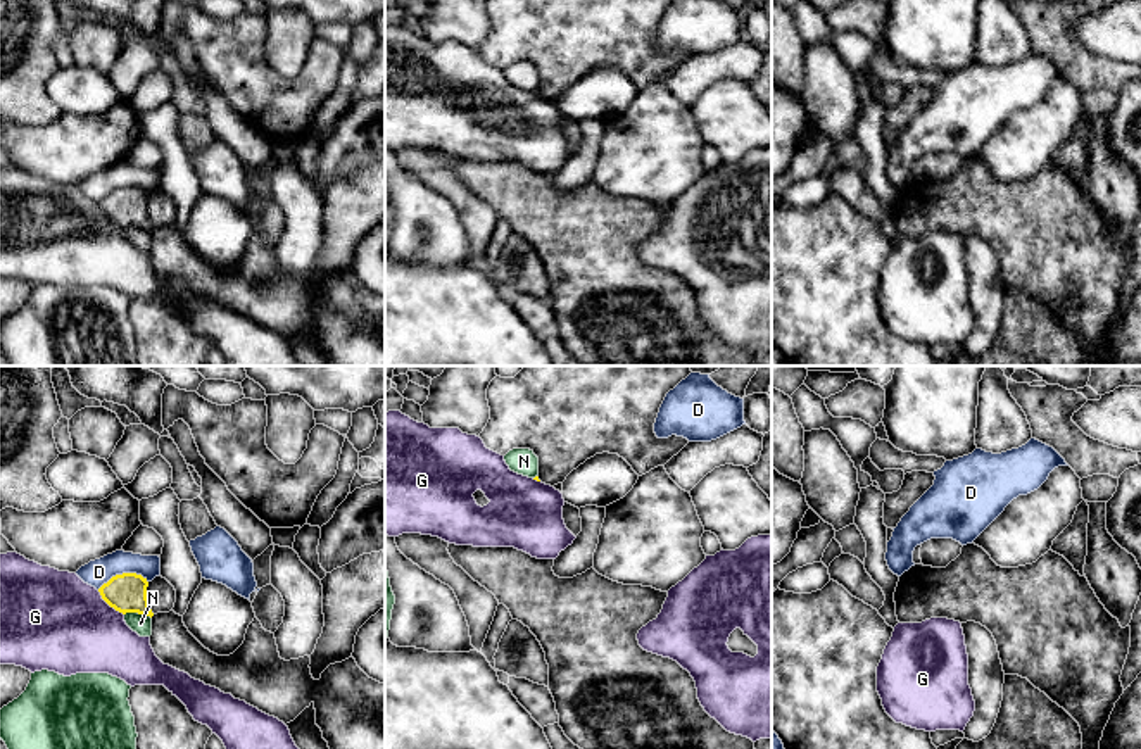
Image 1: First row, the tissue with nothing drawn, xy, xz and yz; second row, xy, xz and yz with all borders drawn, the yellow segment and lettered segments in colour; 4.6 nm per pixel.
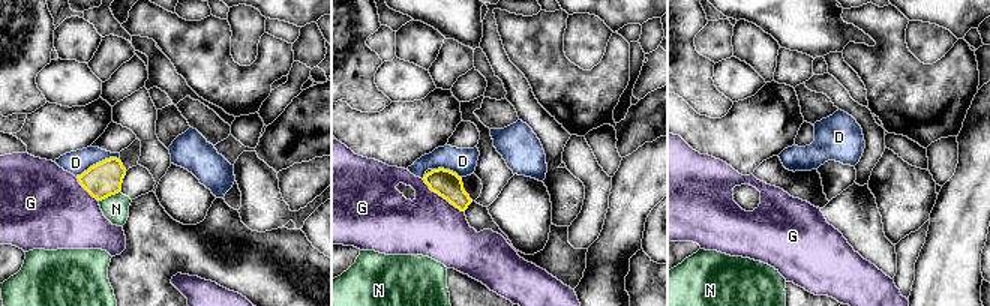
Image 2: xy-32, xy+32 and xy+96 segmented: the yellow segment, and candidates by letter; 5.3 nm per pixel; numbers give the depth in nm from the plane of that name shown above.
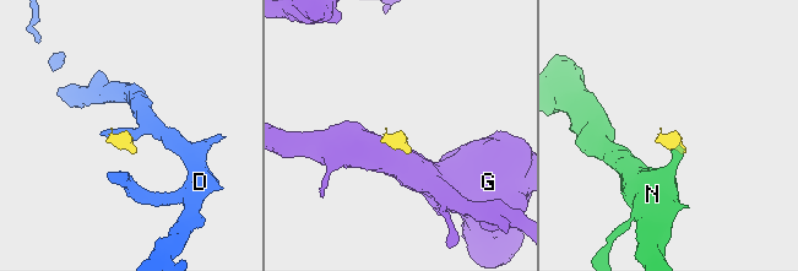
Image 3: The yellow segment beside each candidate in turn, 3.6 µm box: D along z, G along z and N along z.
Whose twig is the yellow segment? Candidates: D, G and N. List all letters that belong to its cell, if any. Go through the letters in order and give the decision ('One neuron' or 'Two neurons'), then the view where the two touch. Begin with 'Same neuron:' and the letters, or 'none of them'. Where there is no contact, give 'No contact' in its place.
Same neuron: none of them
D: Two neurons. Touches yellow in xy
G: Two neurons. Touches yellow in xy
N: Two neurons. Touches yellow in xy

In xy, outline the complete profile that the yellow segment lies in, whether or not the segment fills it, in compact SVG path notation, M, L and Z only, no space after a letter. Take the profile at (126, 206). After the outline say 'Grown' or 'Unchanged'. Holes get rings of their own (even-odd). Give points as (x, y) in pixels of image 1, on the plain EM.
M123 186L112 190L98 205L110 221L123 228L138 226L152 231L154 226L148 221L147 200L148 195L142 188Z. Unchanged

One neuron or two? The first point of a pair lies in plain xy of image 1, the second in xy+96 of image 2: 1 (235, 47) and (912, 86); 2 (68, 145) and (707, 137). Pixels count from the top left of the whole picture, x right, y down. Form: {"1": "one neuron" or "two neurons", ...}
{"1": "one neuron", "2": "one neuron"}

